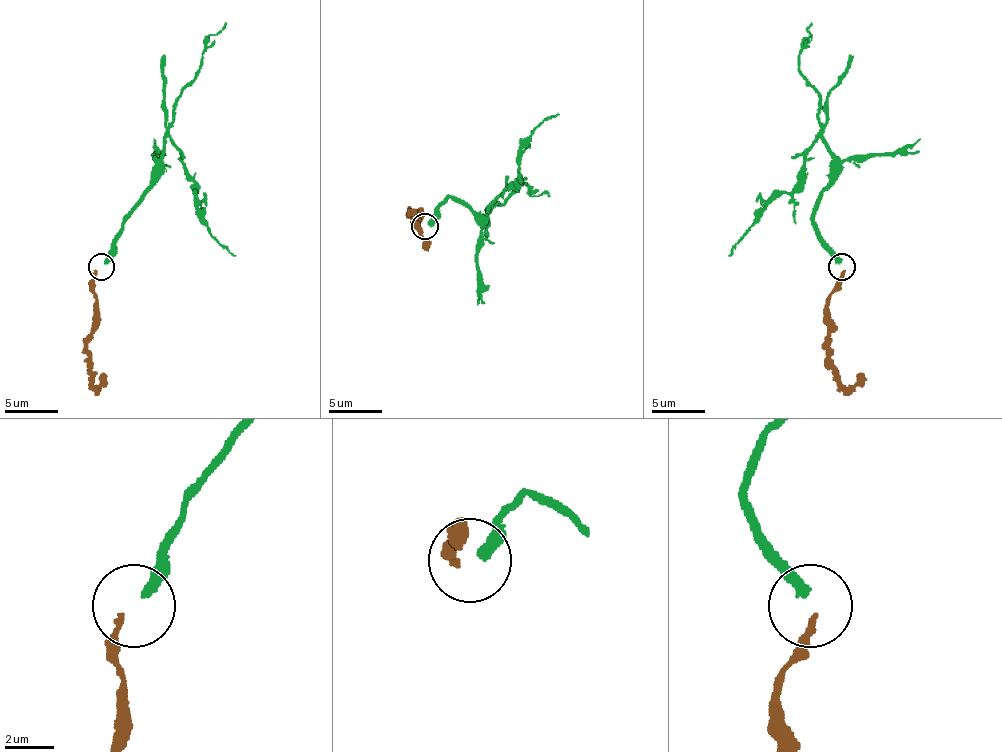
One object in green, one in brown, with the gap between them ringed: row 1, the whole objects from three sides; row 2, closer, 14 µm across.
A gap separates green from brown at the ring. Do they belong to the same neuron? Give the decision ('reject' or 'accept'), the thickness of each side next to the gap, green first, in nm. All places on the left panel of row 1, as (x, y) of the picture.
reject; 400 nm thick on the green side, 240 nm on the other

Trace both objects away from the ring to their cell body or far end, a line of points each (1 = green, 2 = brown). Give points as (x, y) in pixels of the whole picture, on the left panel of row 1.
1: (105, 264), (134, 202), (150, 184), (153, 170), (169, 138), (180, 152), (199, 219), (236, 256)
2: (97, 269), (94, 331), (86, 344), (86, 363), (94, 384), (105, 379)

